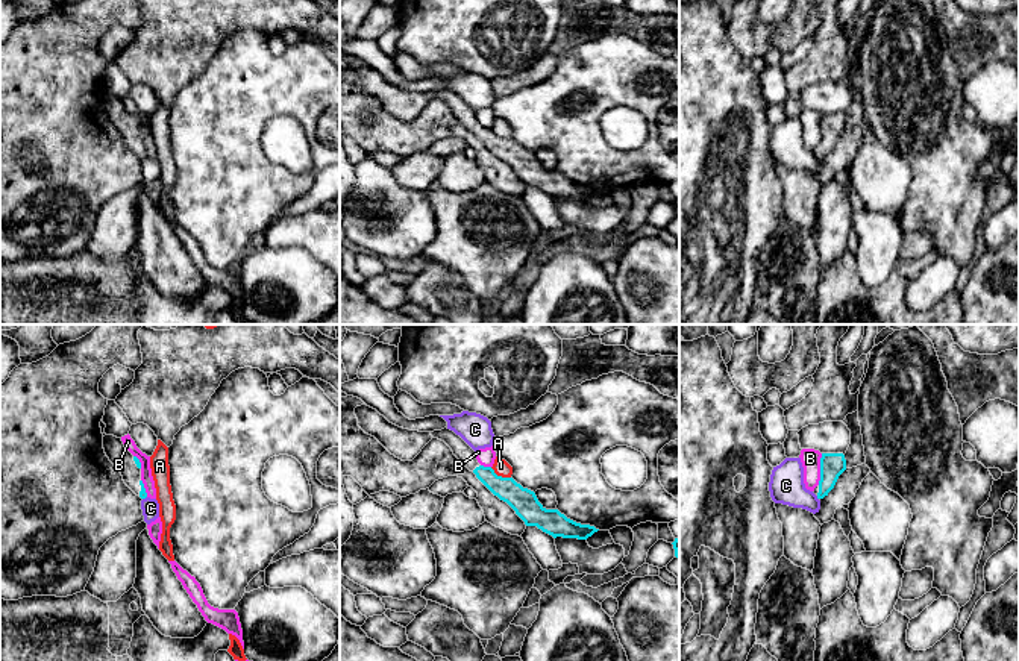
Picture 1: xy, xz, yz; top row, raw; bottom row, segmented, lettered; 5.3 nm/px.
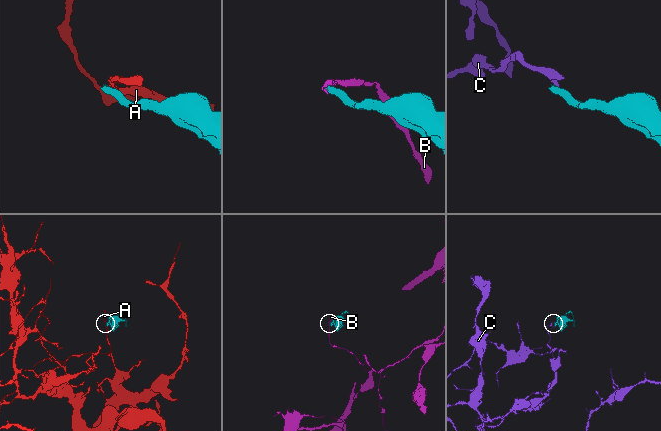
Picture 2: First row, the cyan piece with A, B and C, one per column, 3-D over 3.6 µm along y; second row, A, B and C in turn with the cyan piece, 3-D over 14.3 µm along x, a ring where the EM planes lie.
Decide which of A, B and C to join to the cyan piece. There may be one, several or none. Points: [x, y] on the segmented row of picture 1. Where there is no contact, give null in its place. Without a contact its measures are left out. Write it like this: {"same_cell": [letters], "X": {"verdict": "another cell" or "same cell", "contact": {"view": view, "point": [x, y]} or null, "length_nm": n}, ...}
{"same_cell": [], "A": {"verdict": "another cell", "contact": {"view": "xz", "point": [501, 476]}, "length_nm": 130}, "B": {"verdict": "another cell", "contact": {"view": "yz", "point": [821, 469]}, "length_nm": 170}, "C": {"verdict": "another cell", "contact": {"view": "xy", "point": [144, 498]}, "length_nm": 30}}

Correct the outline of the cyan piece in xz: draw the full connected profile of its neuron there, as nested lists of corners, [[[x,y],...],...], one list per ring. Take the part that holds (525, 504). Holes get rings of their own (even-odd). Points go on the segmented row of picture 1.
[[[367,405],[356,406],[355,415],[358,426],[365,434],[375,437],[391,455],[402,461],[412,461],[432,438],[444,441],[461,464],[473,471],[494,496],[506,502],[526,526],[537,526],[553,538],[587,540],[599,531],[594,526],[567,518],[558,509],[546,509],[534,491],[523,488],[513,478],[497,476],[491,467],[481,465],[476,452],[447,428],[434,432],[403,429],[390,423]]]

